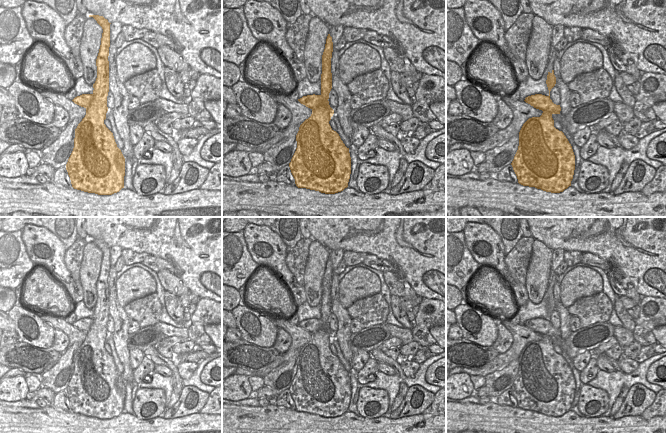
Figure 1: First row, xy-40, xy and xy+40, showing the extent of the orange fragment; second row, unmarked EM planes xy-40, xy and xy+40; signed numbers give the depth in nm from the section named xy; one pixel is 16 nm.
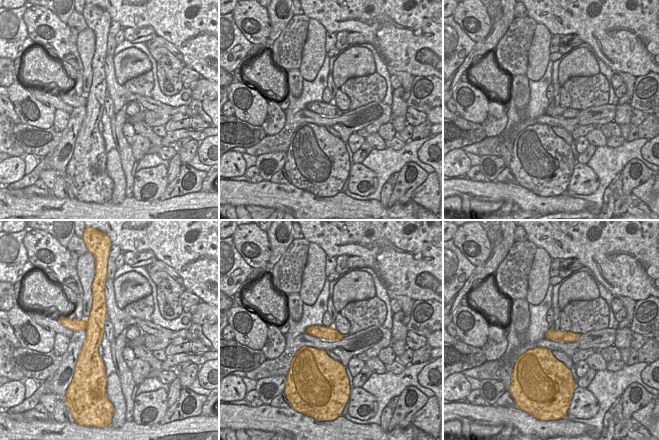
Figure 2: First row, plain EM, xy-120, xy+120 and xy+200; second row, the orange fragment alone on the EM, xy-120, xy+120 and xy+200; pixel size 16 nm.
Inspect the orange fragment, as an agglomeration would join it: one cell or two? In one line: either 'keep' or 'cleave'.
cleave

